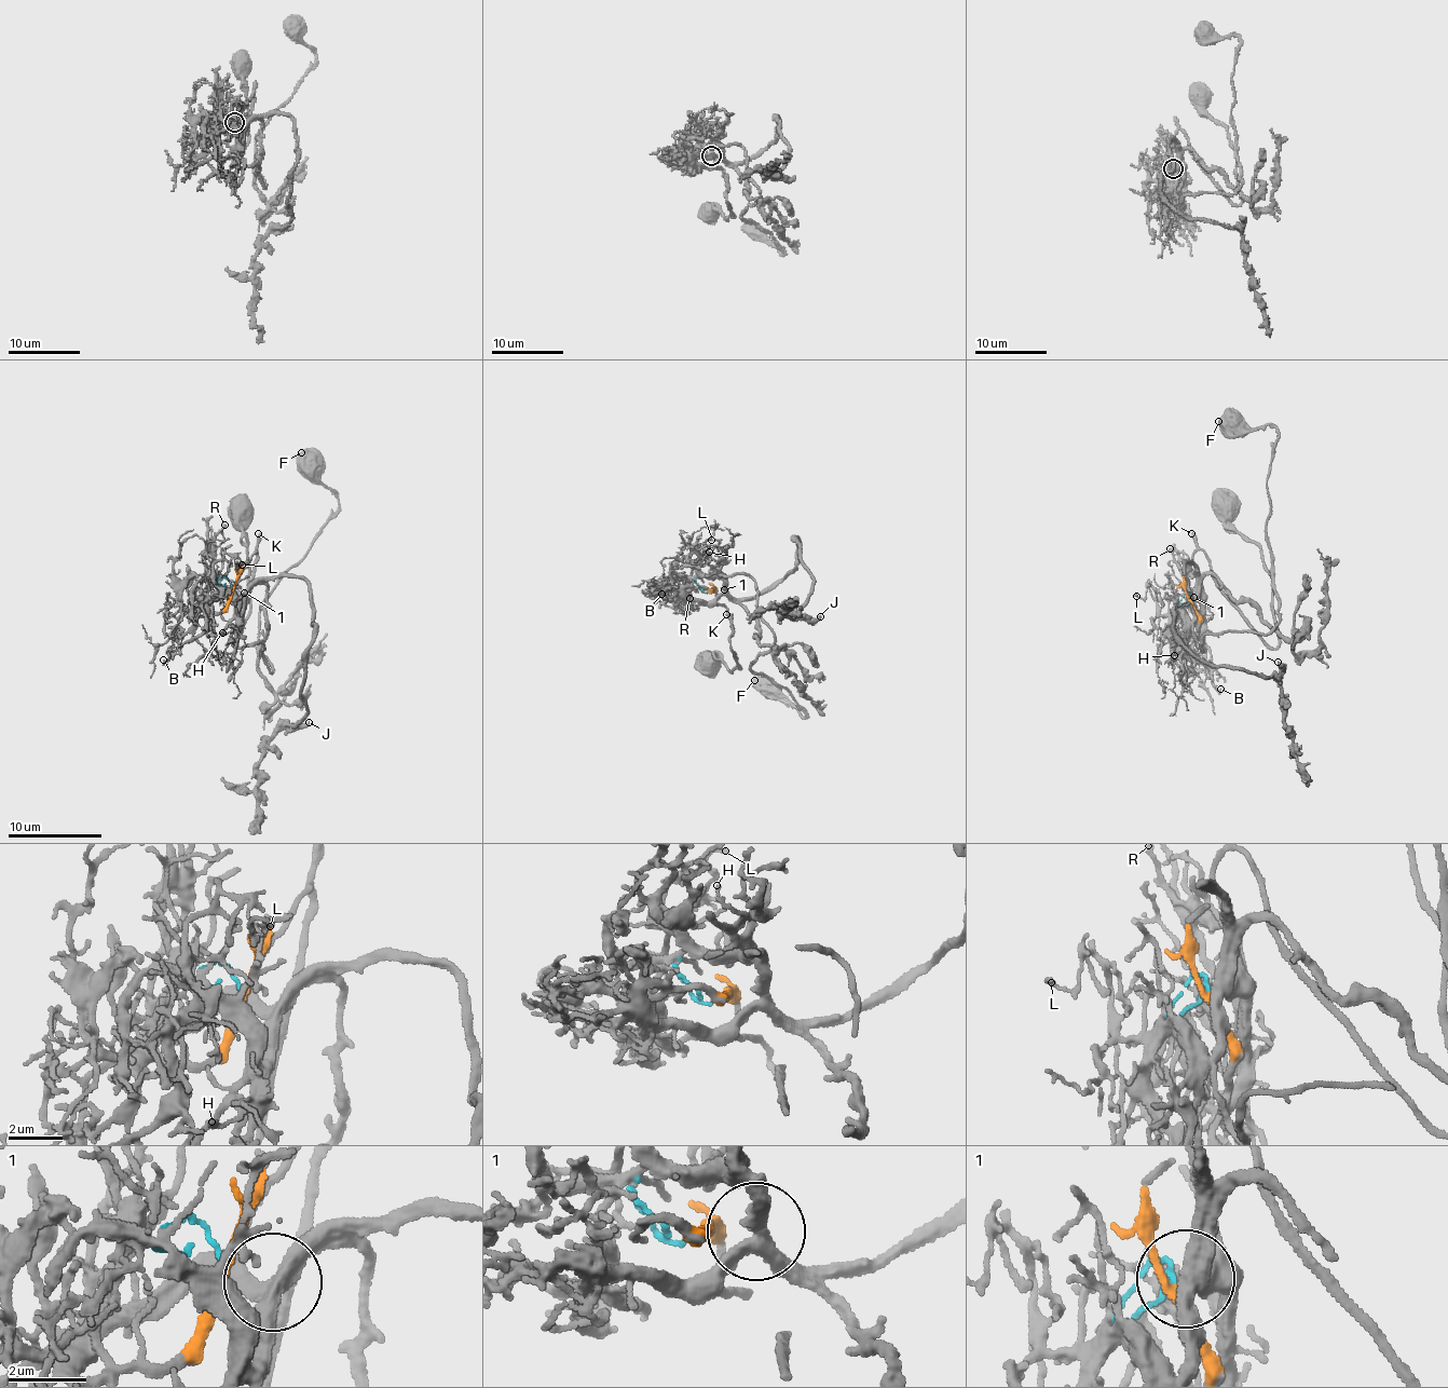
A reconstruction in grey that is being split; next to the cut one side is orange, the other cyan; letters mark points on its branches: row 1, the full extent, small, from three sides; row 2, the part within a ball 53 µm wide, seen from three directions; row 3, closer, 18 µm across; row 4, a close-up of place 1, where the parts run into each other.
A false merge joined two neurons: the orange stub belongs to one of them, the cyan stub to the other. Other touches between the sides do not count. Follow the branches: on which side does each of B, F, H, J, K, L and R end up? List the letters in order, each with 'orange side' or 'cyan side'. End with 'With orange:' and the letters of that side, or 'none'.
B: orange side
F: cyan side
H: cyan side
J: cyan side
K: orange side
L: cyan side
R: orange side
With orange: B, K, R

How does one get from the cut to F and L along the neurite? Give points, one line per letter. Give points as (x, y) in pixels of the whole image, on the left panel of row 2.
F: (233, 588), (218, 585), (233, 606), (231, 638), (263, 644), (269, 672), (259, 607), (337, 506), (302, 451)
L: (233, 588), (227, 582), (214, 583), (215, 576), (227, 572), (231, 558), (234, 568), (235, 562), (243, 563)

